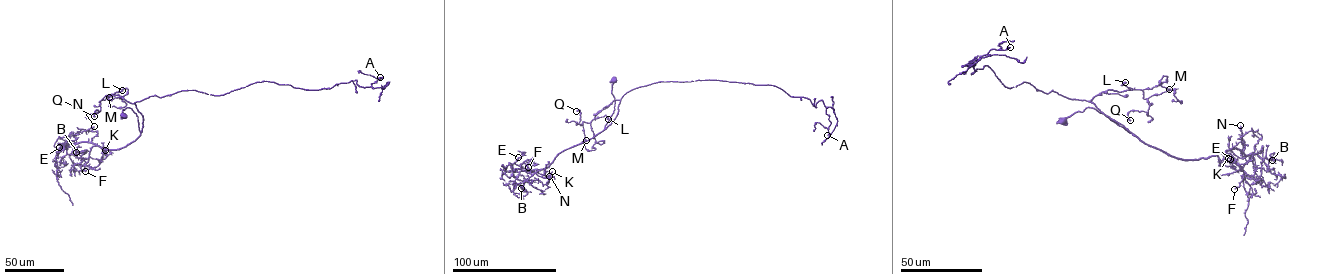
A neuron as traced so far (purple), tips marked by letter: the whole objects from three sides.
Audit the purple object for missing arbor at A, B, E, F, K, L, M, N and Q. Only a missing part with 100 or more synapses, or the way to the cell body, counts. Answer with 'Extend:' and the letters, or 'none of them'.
Extend: none of them

